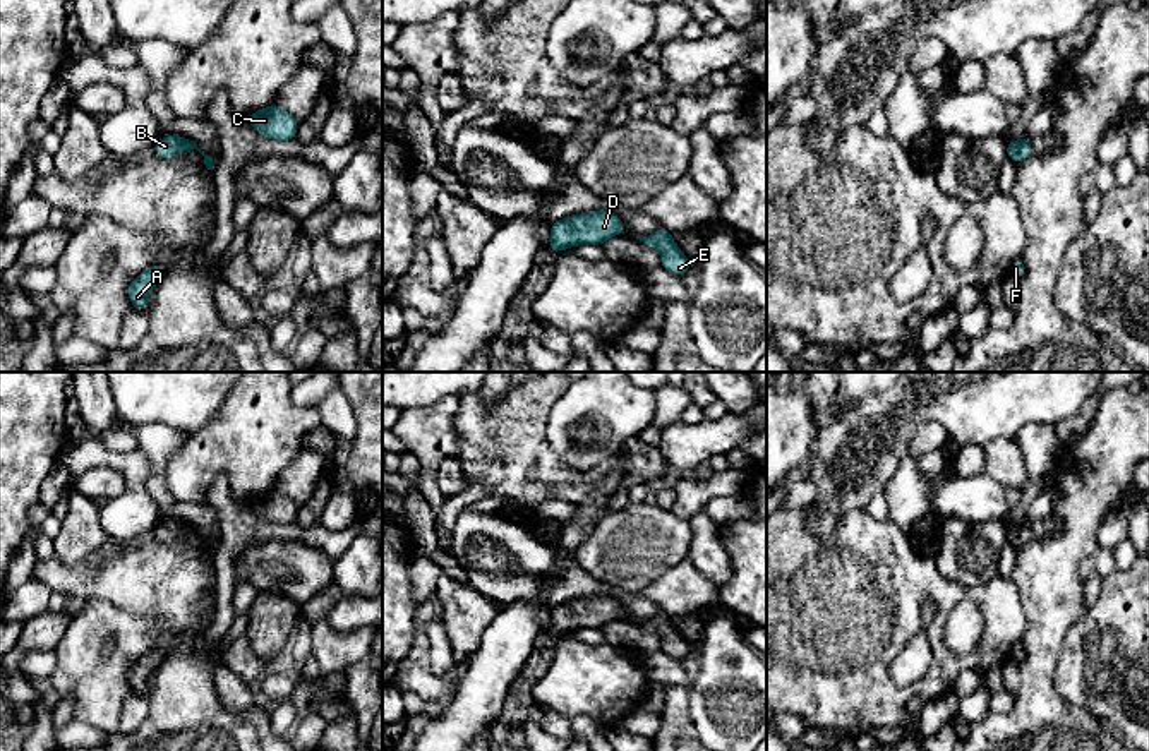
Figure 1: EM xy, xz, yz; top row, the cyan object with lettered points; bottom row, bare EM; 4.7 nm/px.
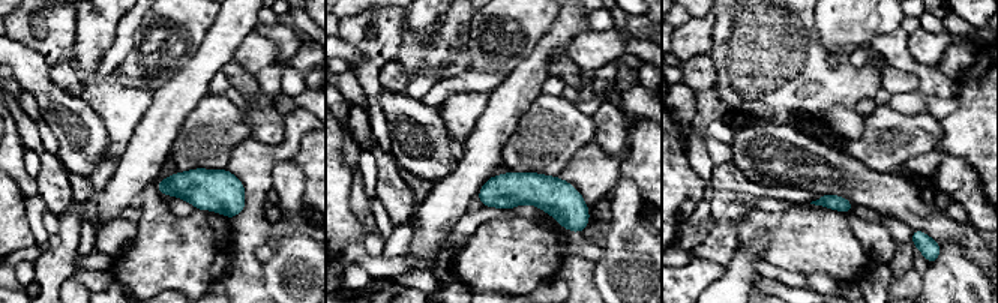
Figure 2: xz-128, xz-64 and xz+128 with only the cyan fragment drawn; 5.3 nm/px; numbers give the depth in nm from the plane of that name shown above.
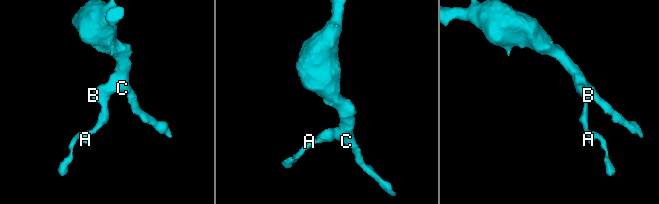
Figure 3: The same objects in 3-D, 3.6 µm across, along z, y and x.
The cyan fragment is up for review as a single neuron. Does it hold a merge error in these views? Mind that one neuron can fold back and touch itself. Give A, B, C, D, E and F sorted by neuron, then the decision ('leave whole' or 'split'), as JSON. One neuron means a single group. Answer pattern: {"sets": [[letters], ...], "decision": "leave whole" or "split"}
{"sets": [["A", "B", "C", "D", "E", "F"]], "decision": "leave whole"}

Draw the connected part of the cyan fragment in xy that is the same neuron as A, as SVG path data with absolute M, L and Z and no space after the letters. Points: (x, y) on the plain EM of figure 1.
M154 648L142 655L130 669L129 669L129 682L134 689L134 694L146 694L147 679L153 676L153 670L159 665L159 662L166 657L165 650Z

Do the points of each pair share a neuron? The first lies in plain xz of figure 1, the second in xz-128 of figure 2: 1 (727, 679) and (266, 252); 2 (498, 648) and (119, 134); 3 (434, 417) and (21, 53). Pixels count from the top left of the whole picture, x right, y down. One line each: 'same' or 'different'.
1: different
2: different
3: different

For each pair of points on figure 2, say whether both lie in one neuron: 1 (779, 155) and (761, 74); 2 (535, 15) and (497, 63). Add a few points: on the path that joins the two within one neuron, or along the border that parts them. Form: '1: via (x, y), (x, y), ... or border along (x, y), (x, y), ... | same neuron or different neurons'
1: border along (794, 125), (748, 126) | different neurons
2: via (523, 27), (498, 51) | same neuron

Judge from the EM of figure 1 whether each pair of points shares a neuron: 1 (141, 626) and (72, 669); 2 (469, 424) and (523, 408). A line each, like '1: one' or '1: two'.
1: one
2: one

